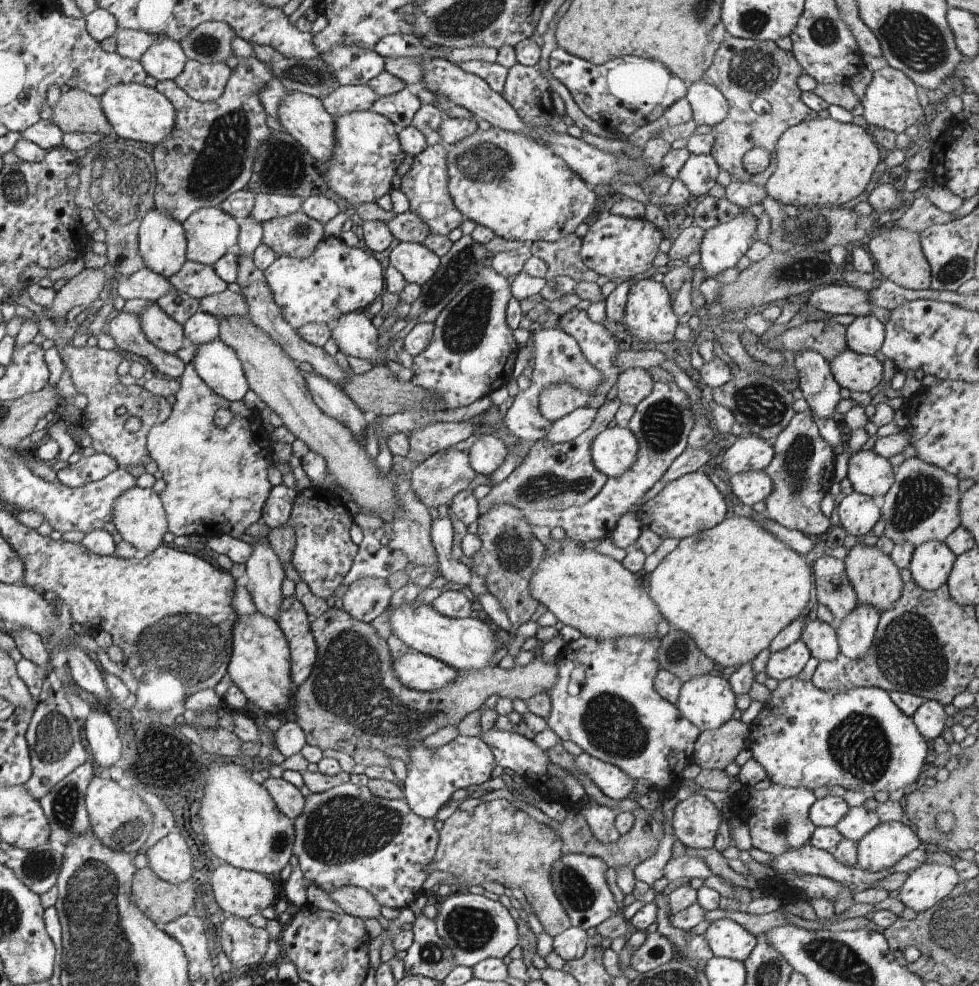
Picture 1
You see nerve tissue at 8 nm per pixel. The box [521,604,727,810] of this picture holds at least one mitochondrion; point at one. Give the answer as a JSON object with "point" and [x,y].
{"point":[610,723]}

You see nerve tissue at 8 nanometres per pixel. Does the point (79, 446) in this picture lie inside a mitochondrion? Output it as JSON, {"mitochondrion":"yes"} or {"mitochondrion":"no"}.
{"mitochondrion":"no"}

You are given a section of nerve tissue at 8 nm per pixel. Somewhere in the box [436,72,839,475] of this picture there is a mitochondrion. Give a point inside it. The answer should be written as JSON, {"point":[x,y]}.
{"point":[485,162]}

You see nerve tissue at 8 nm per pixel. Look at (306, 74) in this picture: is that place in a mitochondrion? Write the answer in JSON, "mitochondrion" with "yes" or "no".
{"mitochondrion":"yes"}

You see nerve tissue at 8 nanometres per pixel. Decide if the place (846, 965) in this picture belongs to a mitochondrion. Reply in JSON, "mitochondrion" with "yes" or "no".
{"mitochondrion":"yes"}

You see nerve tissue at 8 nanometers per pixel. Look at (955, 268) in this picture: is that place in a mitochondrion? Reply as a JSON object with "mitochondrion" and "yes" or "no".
{"mitochondrion":"yes"}

